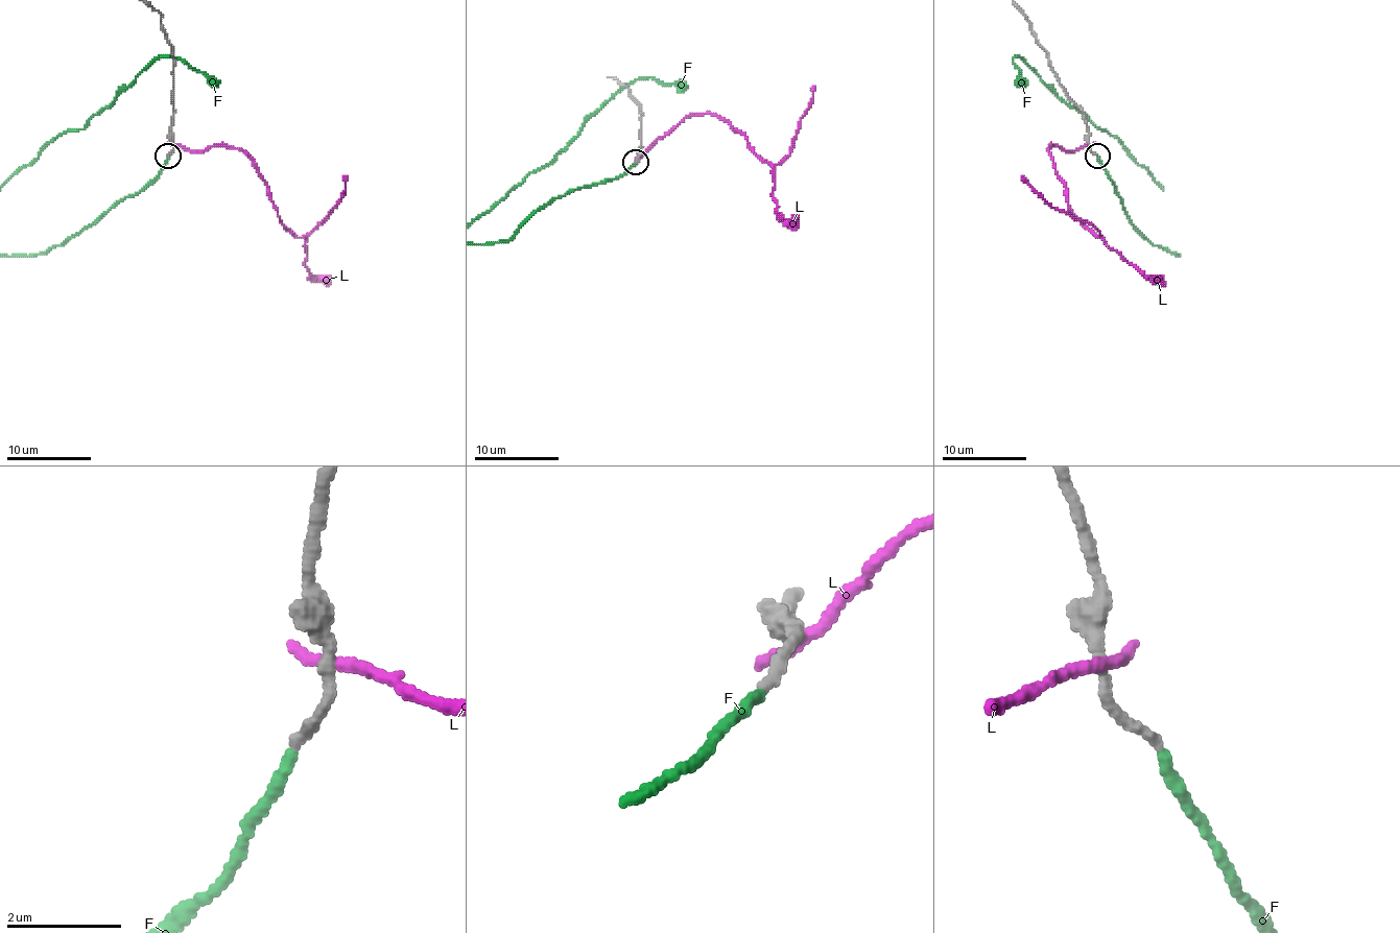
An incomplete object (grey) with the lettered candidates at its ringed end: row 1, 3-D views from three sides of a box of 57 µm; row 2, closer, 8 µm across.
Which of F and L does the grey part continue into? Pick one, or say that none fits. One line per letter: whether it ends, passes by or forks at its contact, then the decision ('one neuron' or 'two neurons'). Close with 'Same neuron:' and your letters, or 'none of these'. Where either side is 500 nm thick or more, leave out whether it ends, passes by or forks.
F: it ends there; one neuron
L: it ends there; two neurons
Same neuron: F

